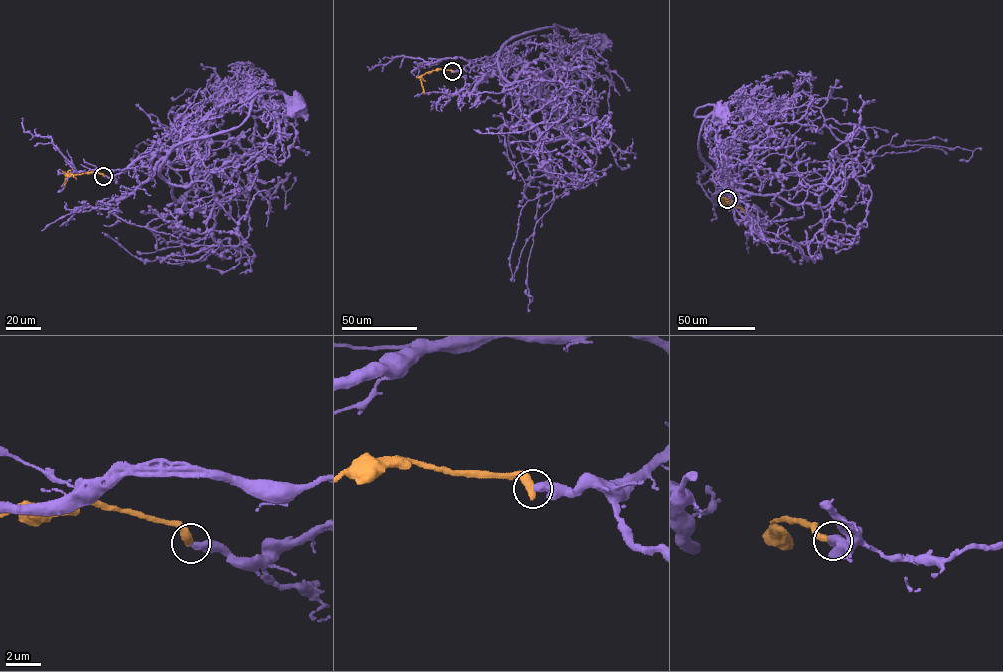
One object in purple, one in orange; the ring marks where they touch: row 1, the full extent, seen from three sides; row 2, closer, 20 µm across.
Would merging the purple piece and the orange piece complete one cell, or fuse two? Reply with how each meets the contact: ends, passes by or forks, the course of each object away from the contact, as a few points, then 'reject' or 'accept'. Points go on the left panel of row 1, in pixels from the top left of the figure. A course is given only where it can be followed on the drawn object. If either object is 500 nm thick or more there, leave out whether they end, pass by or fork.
purple ends; orange ends; course purple (103, 176), (112, 177), (140, 158), (170, 151), (227, 102), (277, 91), (300, 105); course orange (103, 176), (94, 172), (65, 175), (65, 186); reject

